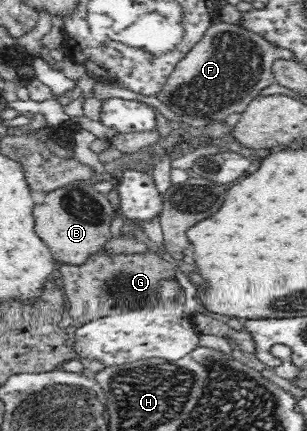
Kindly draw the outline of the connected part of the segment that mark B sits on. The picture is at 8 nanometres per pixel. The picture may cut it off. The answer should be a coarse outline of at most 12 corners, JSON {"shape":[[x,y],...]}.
{"shape":[[87,183],[33,208],[56,261],[83,263],[114,238],[114,206]]}

